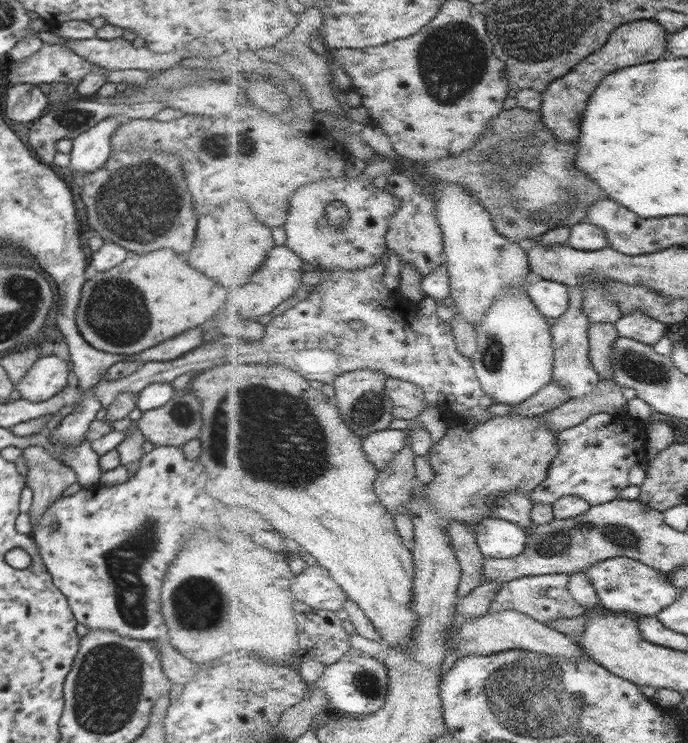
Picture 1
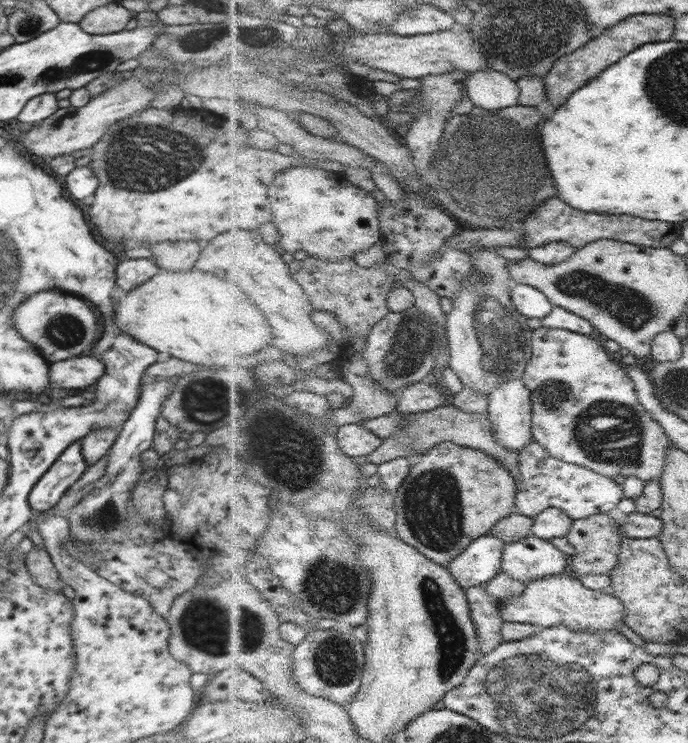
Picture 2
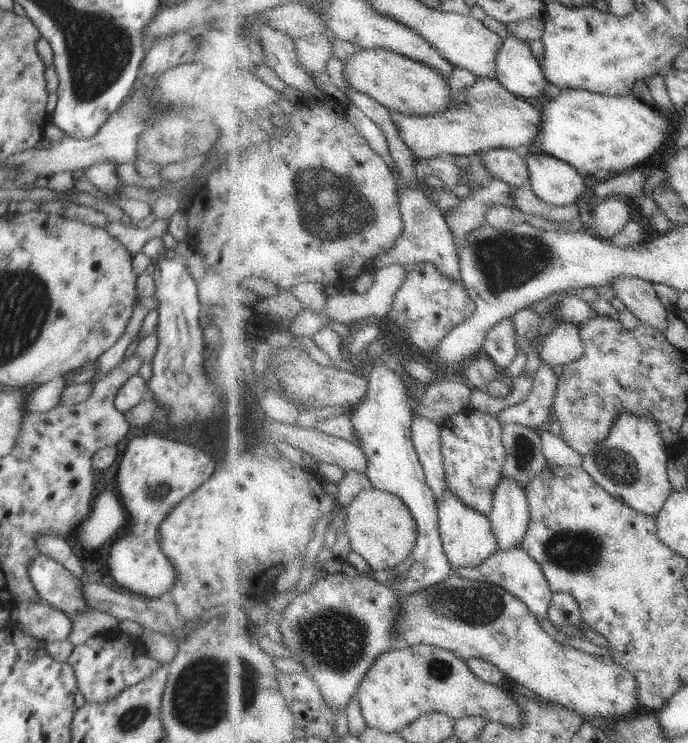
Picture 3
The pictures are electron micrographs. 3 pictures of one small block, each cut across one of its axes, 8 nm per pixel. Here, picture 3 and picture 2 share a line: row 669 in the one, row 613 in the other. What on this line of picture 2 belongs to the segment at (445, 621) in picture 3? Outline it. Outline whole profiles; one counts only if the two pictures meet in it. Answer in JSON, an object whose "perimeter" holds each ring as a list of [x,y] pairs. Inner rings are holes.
{"perimeter":[[[551,574],[542,579],[534,579],[526,583],[528,584],[528,589],[520,596],[514,599],[499,600],[499,610],[505,623],[520,622],[541,625],[546,629],[559,626],[560,624],[566,624],[574,631],[582,632],[586,630],[591,630],[592,632],[609,632],[610,630],[618,630],[620,624],[625,624],[626,606],[624,606],[624,600],[622,600],[622,598],[612,595],[610,591],[607,592],[588,588],[581,580],[570,576],[570,574]]]}

